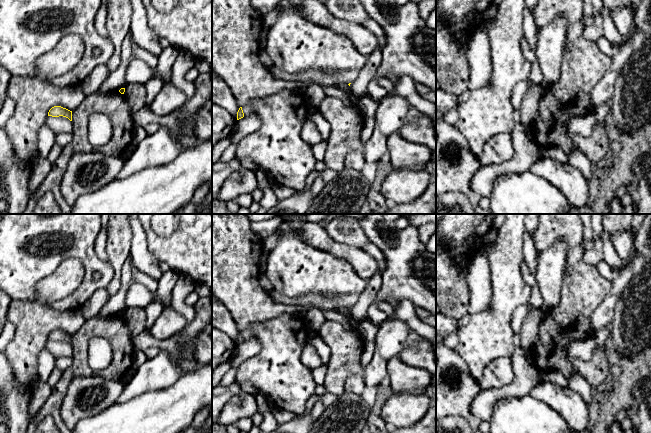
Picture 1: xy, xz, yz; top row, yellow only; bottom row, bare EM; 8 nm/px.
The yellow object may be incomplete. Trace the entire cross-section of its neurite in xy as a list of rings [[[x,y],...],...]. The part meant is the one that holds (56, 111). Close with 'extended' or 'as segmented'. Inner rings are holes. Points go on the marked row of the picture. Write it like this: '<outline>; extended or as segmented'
[[[61,106],[52,107],[48,112],[48,116],[52,116],[52,117],[63,116],[68,118],[70,121],[72,121],[72,111],[63,108]]]; as segmented

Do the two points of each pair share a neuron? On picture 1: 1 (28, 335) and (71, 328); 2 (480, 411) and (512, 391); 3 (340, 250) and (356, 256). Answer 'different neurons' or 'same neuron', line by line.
1: same neuron
2: same neuron
3: same neuron

